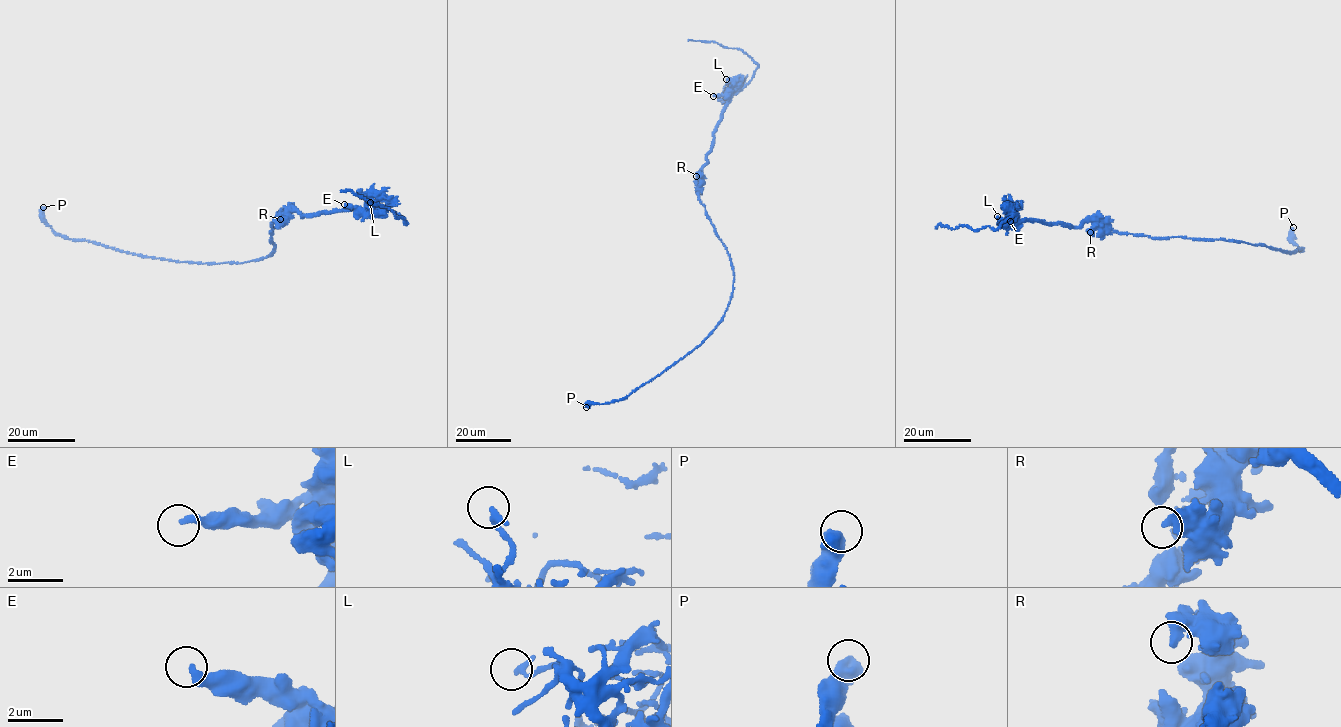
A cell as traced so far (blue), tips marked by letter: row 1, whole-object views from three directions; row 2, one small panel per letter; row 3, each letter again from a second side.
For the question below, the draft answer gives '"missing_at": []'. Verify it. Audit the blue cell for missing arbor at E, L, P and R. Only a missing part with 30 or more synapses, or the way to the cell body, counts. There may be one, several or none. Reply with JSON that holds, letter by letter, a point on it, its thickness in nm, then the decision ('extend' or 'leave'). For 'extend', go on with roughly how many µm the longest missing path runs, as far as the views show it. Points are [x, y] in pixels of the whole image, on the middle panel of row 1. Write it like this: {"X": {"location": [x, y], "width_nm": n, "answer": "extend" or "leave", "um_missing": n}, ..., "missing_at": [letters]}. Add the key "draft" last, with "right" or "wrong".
{"E": {"location": [713, 96], "width_nm": 300, "answer": "leave"}, "L": {"location": [726, 79], "width_nm": 220, "answer": "leave"}, "P": {"location": [586, 407], "width_nm": 550, "answer": "leave"}, "R": {"location": [696, 176], "width_nm": 460, "answer": "leave"}, "missing_at": [], "draft": "right"}

